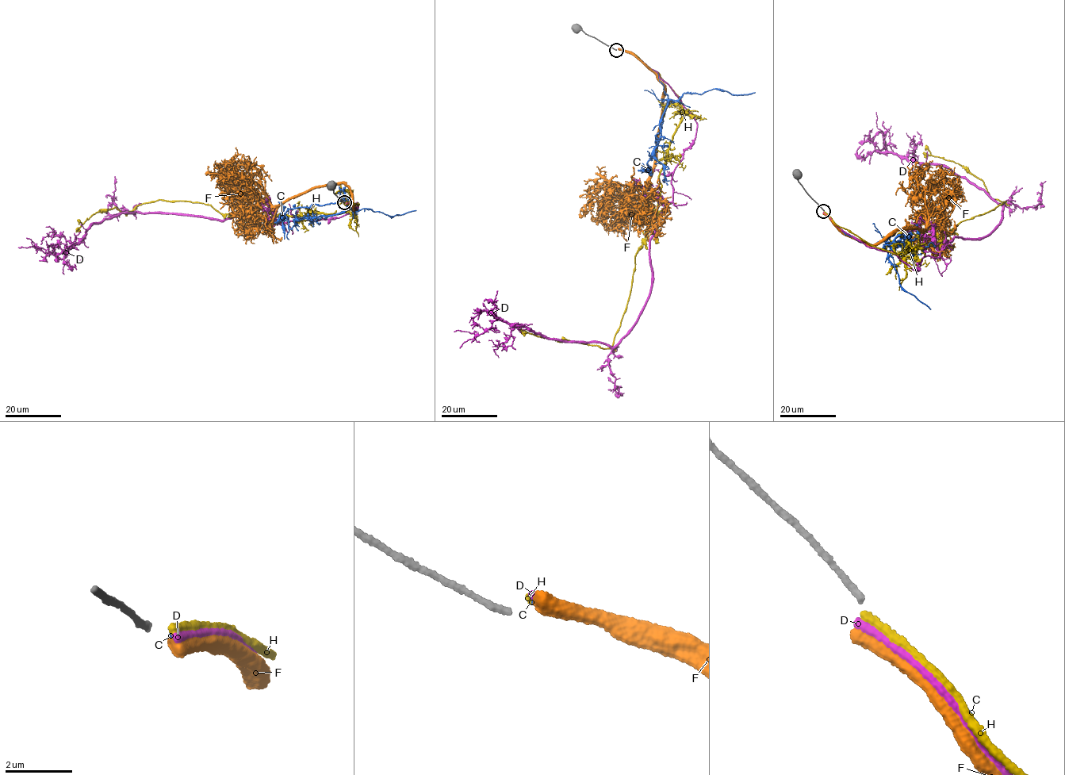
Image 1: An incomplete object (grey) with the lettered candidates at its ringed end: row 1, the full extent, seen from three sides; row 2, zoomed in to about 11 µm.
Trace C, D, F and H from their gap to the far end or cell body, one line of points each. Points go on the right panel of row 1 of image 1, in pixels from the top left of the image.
C: (824, 212), (840, 230), (870, 245), (891, 243), (883, 249), (902, 243), (914, 255), (929, 243), (934, 246)
D: (823, 212), (917, 270), (955, 237), (995, 229), (1001, 204), (967, 179), (879, 152), (876, 112)
F: (824, 212), (845, 234), (871, 244), (902, 228), (924, 231), (944, 209), (941, 177), (954, 166)
H: (824, 212), (900, 259), (1005, 201), (990, 197), (981, 179), (959, 164), (932, 155), (926, 145)

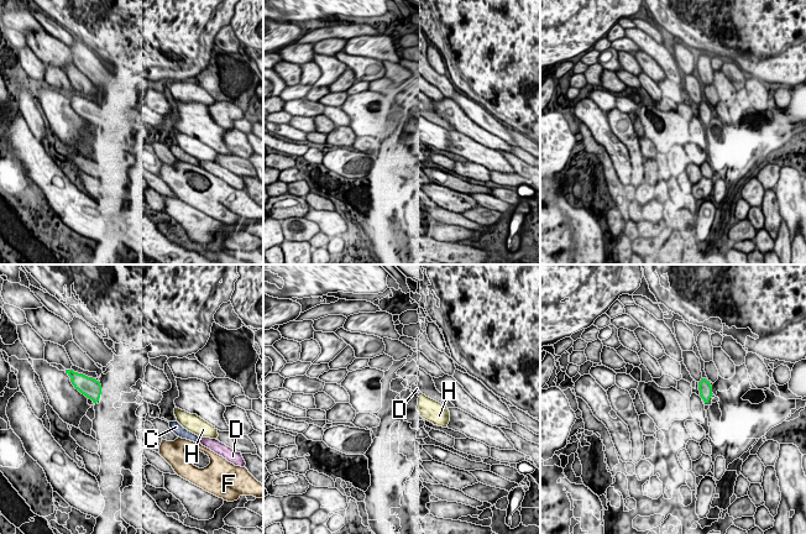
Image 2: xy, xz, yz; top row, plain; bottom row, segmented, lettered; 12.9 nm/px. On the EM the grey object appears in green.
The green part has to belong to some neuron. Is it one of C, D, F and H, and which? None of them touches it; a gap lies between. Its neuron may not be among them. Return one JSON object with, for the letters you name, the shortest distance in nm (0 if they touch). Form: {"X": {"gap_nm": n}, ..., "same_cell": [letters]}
{"same_cell": []}

